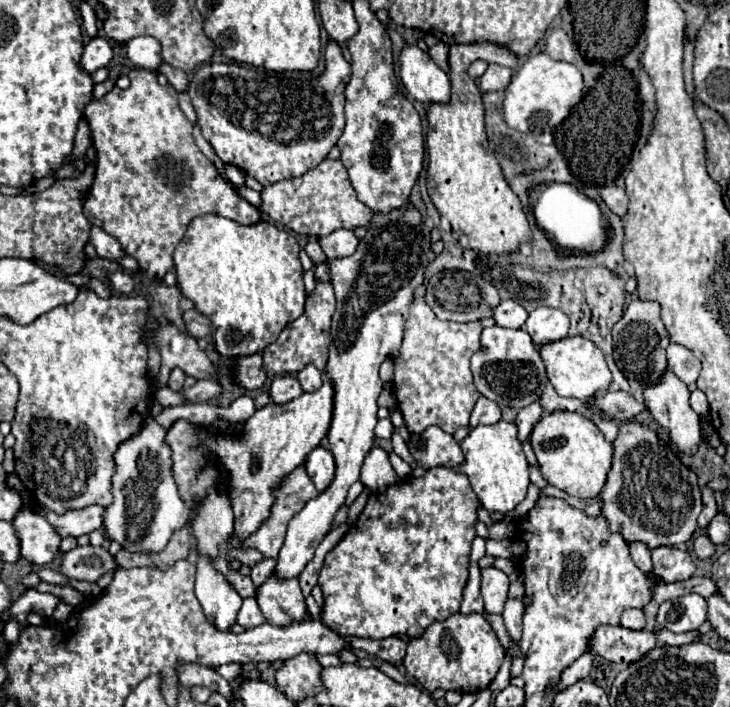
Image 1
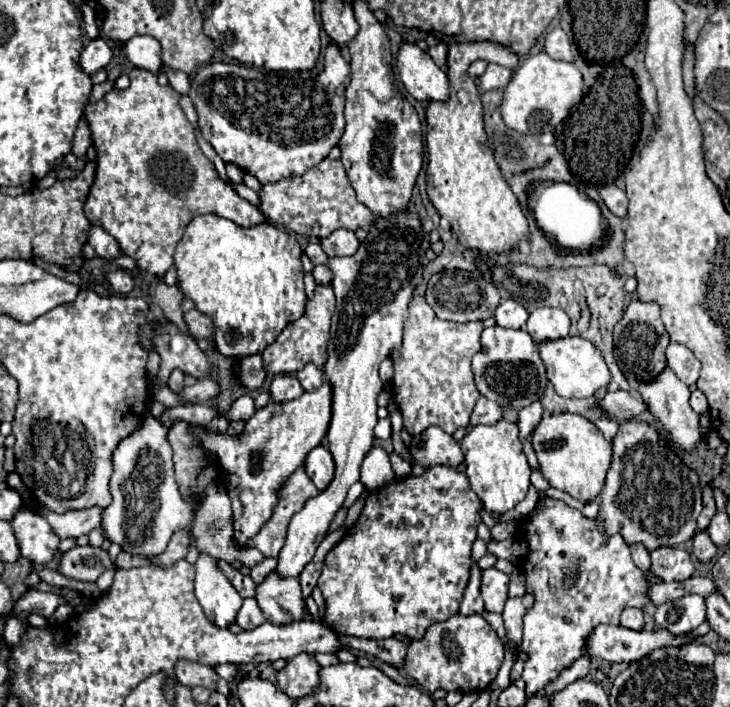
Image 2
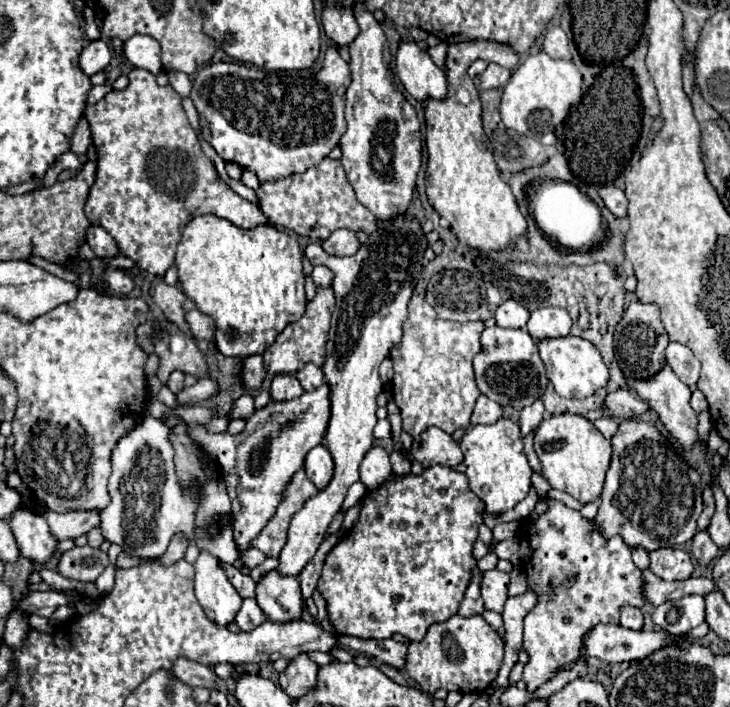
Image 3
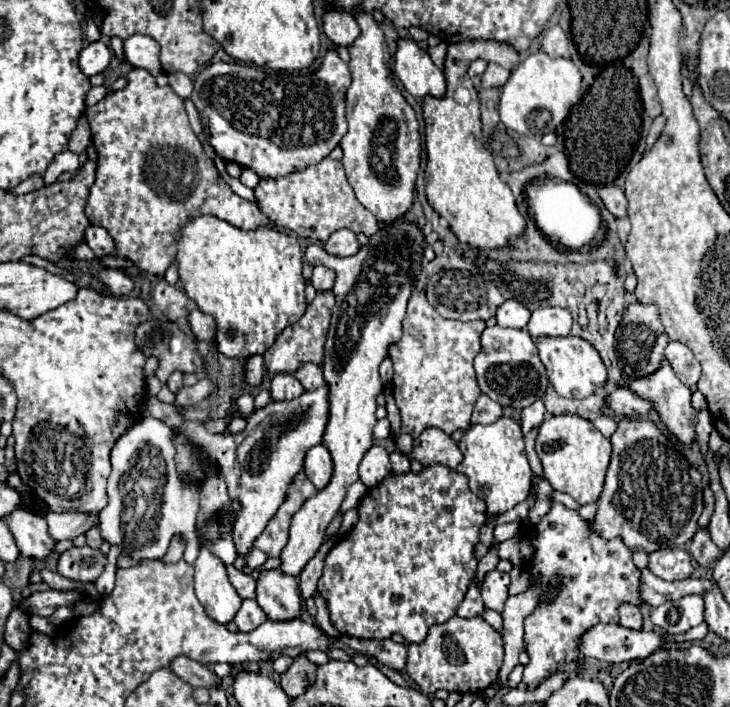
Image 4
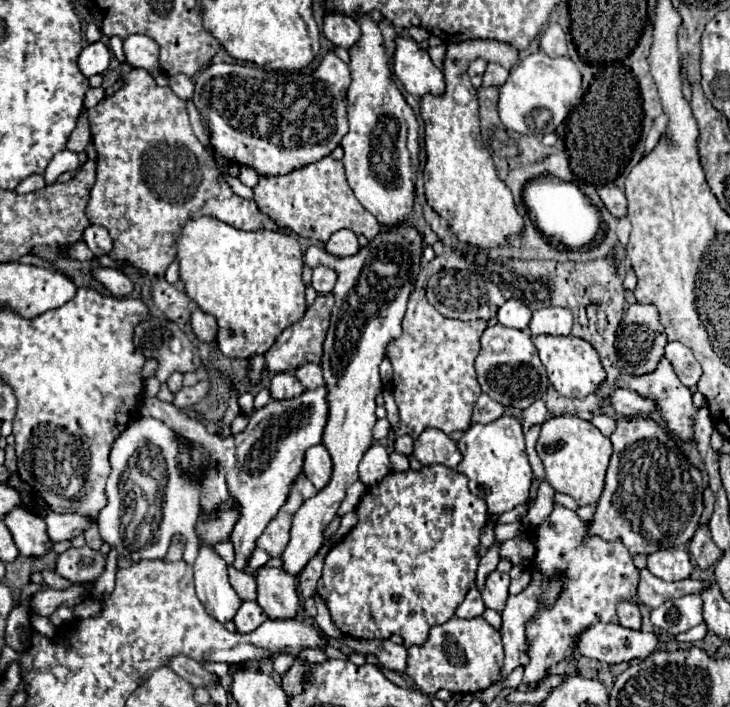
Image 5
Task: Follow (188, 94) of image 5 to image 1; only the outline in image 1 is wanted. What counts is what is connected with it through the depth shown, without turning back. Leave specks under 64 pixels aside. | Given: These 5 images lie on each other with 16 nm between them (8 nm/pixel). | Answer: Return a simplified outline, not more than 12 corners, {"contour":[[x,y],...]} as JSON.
{"contour":[[168,64],[160,66],[176,92],[188,92],[188,76]]}

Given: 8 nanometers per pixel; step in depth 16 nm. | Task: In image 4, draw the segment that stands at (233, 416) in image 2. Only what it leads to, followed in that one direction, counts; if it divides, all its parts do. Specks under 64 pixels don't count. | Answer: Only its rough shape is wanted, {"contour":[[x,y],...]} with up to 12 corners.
{"contour":[[242,394],[238,404],[238,416],[250,416],[254,412],[254,398]]}

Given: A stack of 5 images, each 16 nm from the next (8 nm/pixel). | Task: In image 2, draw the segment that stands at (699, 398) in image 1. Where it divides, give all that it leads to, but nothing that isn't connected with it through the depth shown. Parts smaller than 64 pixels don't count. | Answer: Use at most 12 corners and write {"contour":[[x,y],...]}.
{"contour":[[700,390],[692,392],[690,404],[698,414],[708,412],[708,402]]}

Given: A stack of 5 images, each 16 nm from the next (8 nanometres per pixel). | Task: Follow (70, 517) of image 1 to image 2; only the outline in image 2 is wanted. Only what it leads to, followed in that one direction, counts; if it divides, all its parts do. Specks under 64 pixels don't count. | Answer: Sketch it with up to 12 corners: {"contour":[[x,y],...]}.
{"contour":[[102,508],[48,512],[60,540],[100,528]]}

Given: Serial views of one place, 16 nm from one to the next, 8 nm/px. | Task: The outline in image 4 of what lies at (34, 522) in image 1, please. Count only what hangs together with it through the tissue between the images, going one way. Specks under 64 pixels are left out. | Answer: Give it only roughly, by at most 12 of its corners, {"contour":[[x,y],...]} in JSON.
{"contour":[[24,508],[4,518],[22,556],[52,552],[46,520]]}

